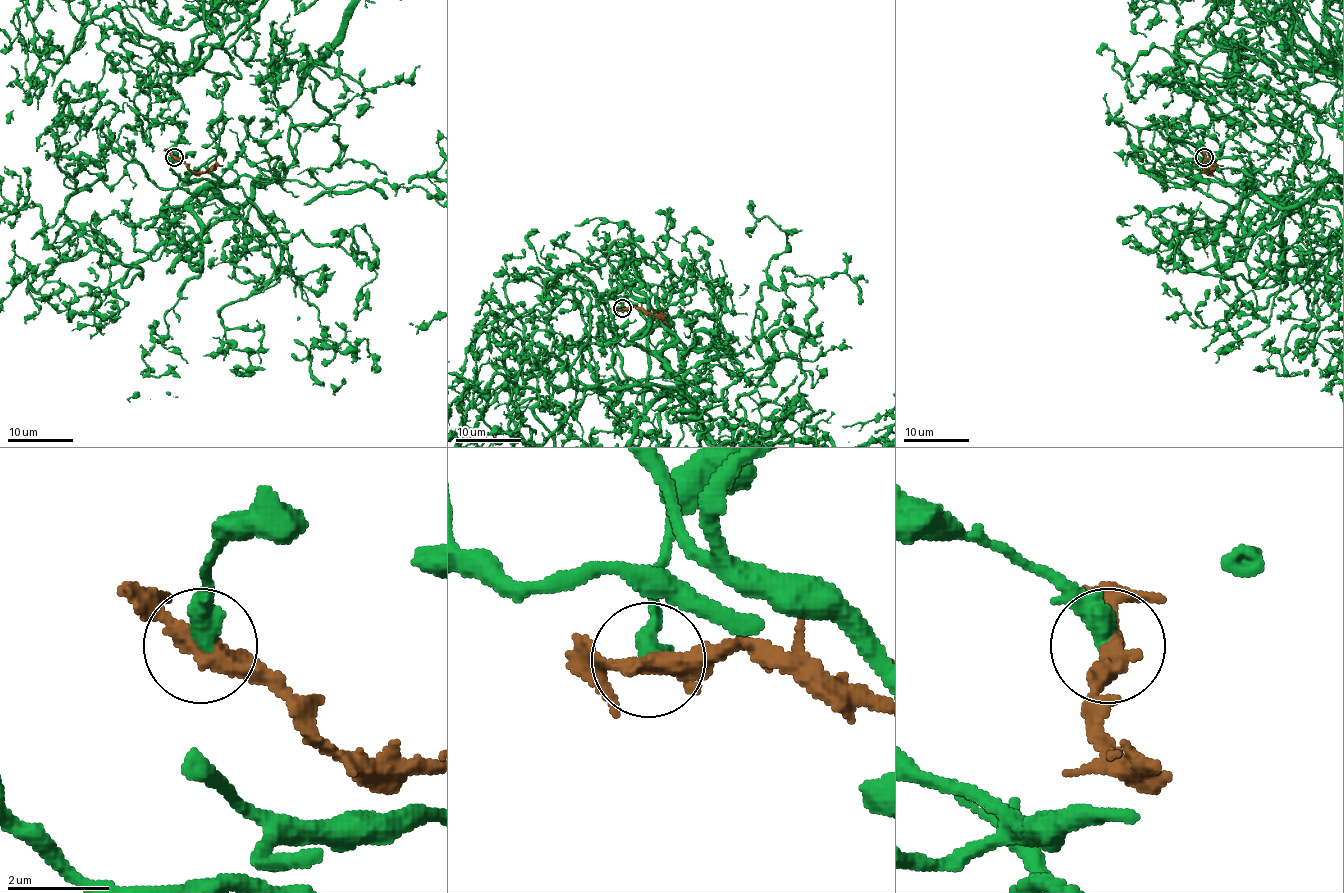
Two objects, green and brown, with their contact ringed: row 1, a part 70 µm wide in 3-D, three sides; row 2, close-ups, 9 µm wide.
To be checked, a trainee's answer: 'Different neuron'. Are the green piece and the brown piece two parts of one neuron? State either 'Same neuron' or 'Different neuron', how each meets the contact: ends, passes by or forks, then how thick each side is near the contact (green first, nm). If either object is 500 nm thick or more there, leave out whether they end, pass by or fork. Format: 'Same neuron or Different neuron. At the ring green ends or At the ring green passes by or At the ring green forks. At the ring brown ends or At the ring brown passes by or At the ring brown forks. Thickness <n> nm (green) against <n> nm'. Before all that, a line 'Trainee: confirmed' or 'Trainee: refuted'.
Trainee: confirmed
Different neuron. At the ring green ends. At the ring brown passes by. Thickness 460 nm (green) against 340 nm

